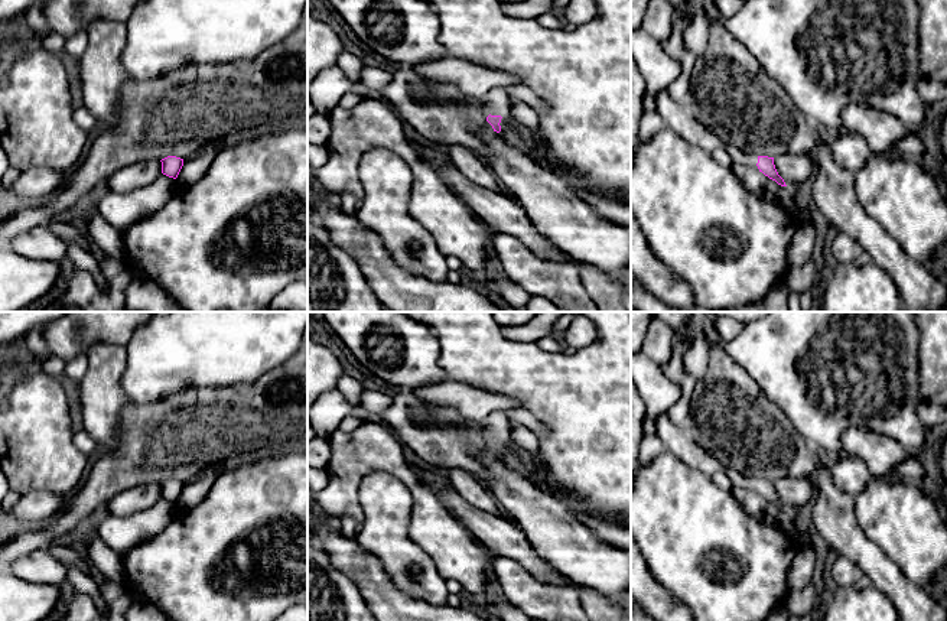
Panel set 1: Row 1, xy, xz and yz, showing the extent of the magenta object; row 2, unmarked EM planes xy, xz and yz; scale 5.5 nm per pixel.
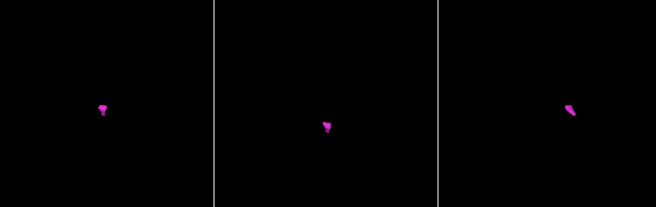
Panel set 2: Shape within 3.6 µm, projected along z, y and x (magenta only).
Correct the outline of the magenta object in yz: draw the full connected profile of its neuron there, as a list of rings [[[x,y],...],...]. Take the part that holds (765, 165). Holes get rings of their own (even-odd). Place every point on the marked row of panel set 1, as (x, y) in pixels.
[[[723,144],[723,147],[730,153],[735,163],[756,166],[765,176],[775,181],[781,186],[787,186],[775,169],[774,157],[756,156],[730,144]]]

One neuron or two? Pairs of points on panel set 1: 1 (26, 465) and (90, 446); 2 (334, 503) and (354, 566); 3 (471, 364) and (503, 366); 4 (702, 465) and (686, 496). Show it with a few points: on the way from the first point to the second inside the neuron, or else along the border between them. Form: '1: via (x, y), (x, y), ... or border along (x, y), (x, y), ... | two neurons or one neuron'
1: border along (72, 433), (72, 442), (87, 457) | two neurons
2: border along (322, 513), (337, 523) | two neurons
3: via (478, 364), (495, 364) | one neuron
4: border along (670, 452), (710, 477) | two neurons

